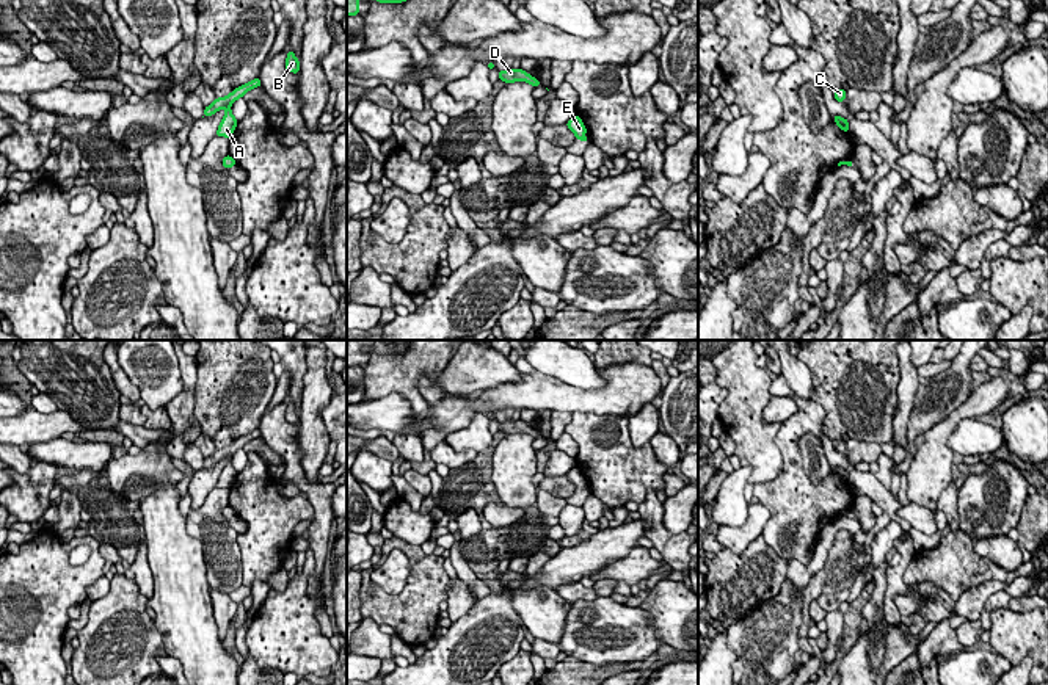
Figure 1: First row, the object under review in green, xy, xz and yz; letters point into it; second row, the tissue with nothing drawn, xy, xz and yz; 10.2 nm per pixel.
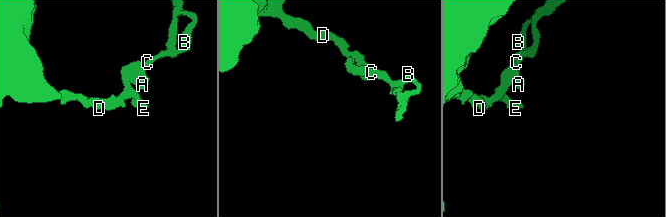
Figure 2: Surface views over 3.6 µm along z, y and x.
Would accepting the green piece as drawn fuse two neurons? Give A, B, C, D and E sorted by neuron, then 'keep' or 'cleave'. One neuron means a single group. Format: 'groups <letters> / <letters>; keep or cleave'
groups A B C D E; keep

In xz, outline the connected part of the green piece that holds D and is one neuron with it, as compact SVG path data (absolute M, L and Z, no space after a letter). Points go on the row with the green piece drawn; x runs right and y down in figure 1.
M521 67L519 69L507 69L507 71L499 71L499 80L504 80L505 83L513 83L513 82L527 82L533 88L540 86L541 82L524 72Z

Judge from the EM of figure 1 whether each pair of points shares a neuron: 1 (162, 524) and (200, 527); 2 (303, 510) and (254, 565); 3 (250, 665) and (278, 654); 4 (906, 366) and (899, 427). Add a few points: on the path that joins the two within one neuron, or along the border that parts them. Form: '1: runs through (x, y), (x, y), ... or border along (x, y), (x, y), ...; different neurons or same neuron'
1: border along (184, 518), (187, 532), (201, 544), (203, 558); different neurons
2: runs through (289, 519), (267, 541), (262, 550); same neuron
3: border along (250, 654), (259, 666), (276, 668); different neurons
4: runs through (906, 381), (906, 405), (902, 411); same neuron

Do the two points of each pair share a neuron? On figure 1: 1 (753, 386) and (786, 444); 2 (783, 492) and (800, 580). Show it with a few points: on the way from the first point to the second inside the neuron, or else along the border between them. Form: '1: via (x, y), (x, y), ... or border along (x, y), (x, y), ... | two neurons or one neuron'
1: border along (780, 424), (775, 433), (775, 445), (783, 466) | two neurons
2: border along (788, 561), (799, 560), (807, 566) | two neurons

